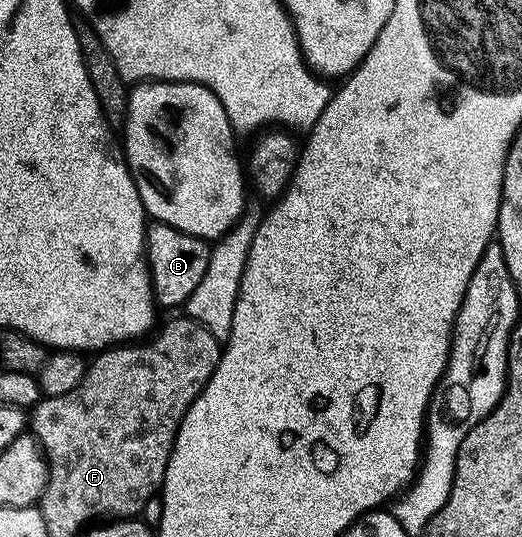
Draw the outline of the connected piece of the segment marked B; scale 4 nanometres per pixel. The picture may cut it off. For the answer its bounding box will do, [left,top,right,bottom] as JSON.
[147,221,212,310]

